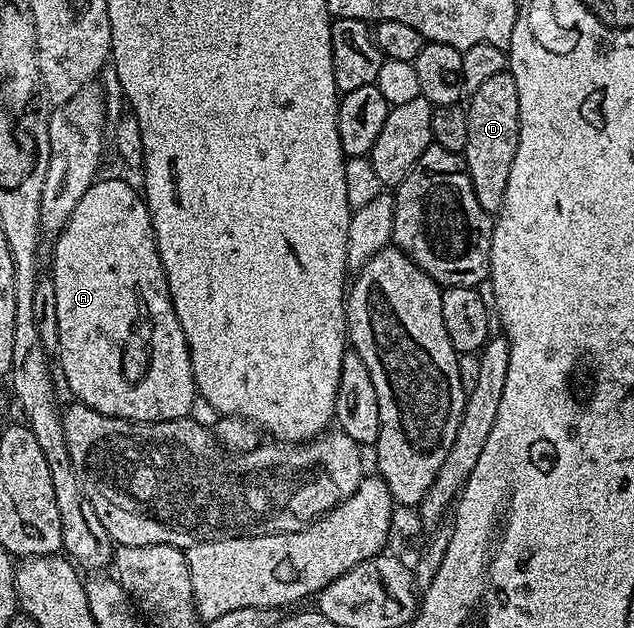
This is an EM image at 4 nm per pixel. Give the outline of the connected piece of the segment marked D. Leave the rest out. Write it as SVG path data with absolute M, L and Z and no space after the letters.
M509 71L491 75L469 94L468 101L469 98L470 105L465 106L468 115L468 143L464 154L464 168L472 179L472 191L476 191L476 199L480 199L480 207L484 207L486 213L494 215L501 210L504 203L504 191L508 187L508 171L512 167L512 159L516 159L520 127L520 99L516 79Z

